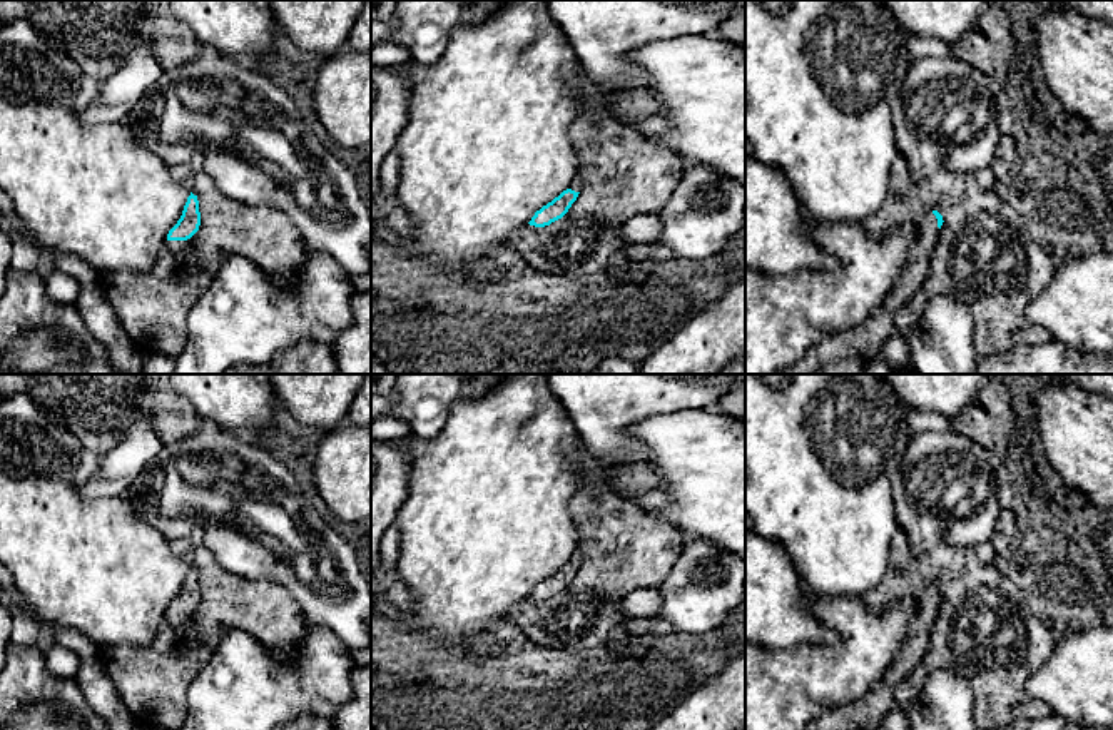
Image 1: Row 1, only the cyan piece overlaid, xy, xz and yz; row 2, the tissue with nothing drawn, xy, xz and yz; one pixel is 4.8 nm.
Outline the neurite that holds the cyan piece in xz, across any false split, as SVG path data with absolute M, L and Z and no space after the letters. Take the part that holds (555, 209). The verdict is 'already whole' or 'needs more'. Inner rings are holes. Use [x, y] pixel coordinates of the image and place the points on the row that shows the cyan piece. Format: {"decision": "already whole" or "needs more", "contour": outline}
{"decision": "needs more", "contour": "M575 177L570 182L568 189L563 190L551 202L543 205L540 210L536 210L528 224L535 227L545 227L562 219L568 212L572 204L577 200L580 190L582 190L582 177Z"}

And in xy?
{"decision": "needs more", "contour": "M191 192L177 224L169 231L164 249L180 254L187 251L194 241L194 234L201 226L201 212L197 195Z"}

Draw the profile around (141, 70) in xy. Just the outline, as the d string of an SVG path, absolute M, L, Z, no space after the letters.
M144 40L114 75L102 79L99 102L134 107L164 74L165 70L157 62L154 43Z

